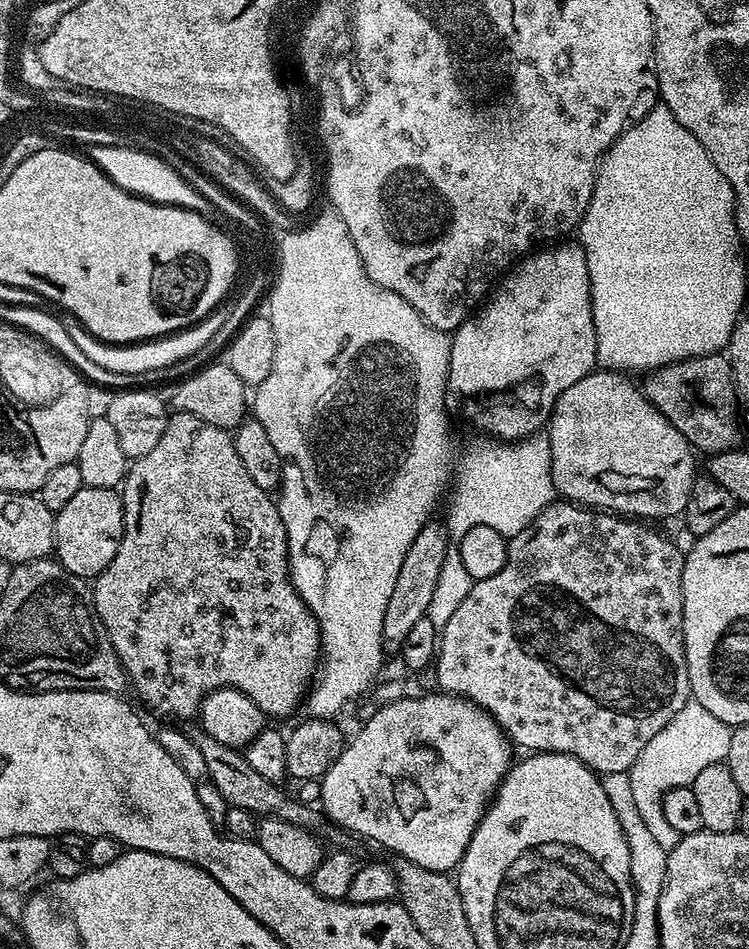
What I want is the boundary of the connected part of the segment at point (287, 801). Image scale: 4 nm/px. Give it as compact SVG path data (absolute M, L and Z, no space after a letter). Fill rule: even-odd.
M196 726L191 729L190 735L194 746L198 746L198 751L202 754L202 759L206 761L208 771L206 780L218 788L222 797L225 798L229 808L241 808L252 813L257 818L273 816L282 822L290 822L299 828L317 830L326 824L326 817L319 807L311 808L308 804L303 804L300 800L295 800L292 796L287 796L281 785L266 782L250 762L246 762L243 751L239 748L222 746L222 742L217 742L206 734L204 729Z

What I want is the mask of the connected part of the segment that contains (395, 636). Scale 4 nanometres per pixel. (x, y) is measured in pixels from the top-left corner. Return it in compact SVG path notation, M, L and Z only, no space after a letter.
M435 522L425 524L414 542L410 542L410 550L406 550L406 558L402 558L402 570L398 570L398 578L394 578L394 591L386 602L386 614L382 620L382 638L389 653L399 653L402 642L406 642L406 633L414 626L414 622L429 615L428 607L436 596L436 587L440 584L447 556L448 536L443 526Z

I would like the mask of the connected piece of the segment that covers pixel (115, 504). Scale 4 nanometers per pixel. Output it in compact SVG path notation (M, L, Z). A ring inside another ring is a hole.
M86 488L78 490L56 517L55 559L70 574L91 581L101 576L114 562L124 533L124 498L114 488Z

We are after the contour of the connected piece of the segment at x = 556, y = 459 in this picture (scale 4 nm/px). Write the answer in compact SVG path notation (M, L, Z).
M593 370L590 374L586 374L586 378L578 378L578 382L574 382L574 386L570 386L570 390L562 390L562 394L557 398L556 405L552 408L551 417L546 425L546 433L548 432L546 449L548 455L552 457L552 481L557 493L563 499L589 510L607 510L612 514L619 514L625 518L639 518L644 522L664 520L667 516L679 517L688 505L688 499L692 493L692 483L698 478L695 460L697 457L694 455L694 449L688 443L686 437L644 397L643 391L637 385L635 388L628 380L631 379L623 372Z

